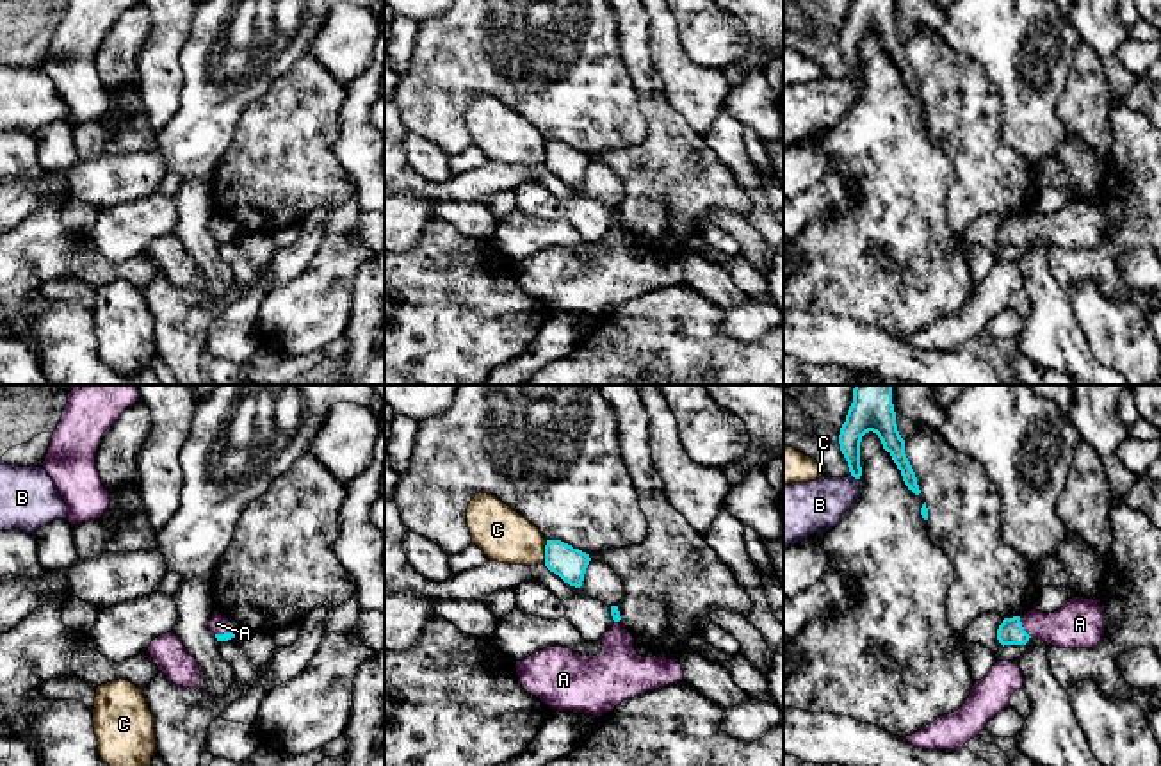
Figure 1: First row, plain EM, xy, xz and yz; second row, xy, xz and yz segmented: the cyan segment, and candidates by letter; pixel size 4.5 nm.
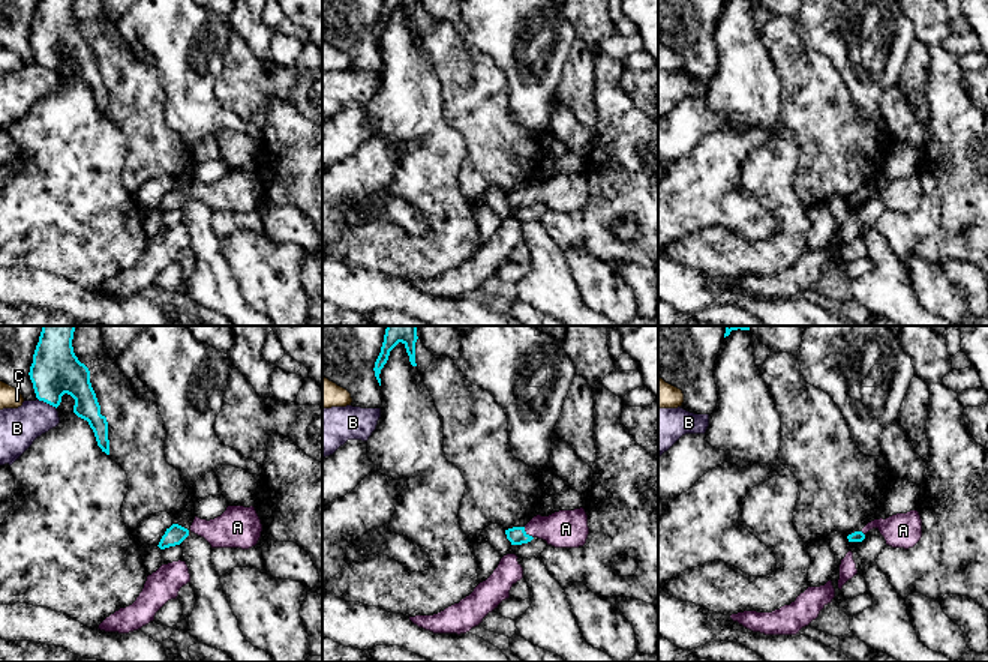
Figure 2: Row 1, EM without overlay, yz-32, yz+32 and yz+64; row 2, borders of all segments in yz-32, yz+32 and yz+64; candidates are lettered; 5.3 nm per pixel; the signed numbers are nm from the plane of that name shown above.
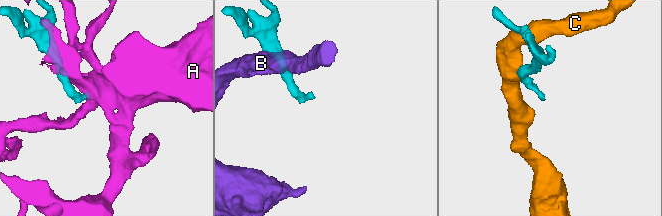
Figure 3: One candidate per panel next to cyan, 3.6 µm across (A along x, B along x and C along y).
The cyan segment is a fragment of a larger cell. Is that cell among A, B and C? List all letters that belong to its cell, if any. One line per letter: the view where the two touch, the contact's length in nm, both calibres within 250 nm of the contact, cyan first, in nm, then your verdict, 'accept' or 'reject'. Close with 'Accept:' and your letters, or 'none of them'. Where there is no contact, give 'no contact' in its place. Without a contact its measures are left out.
A: contact in yz; length 100 nm; calibres 110 and 220 nm; accept
B: contact in yz; length 40 nm; calibres 120 and 220 nm; reject
C: contact in xz; length 110 nm; calibres 150 and 240 nm; reject
Accept: A

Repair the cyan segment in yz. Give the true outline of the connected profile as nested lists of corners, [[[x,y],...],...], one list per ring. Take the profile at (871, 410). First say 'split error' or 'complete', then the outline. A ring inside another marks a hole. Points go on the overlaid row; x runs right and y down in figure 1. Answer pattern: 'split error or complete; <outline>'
complete; [[[855,385],[853,403],[848,410],[846,422],[840,428],[839,444],[848,461],[849,472],[860,479],[860,442],[869,431],[876,433],[883,449],[892,456],[901,470],[903,481],[915,495],[921,493],[915,472],[905,454],[905,440],[896,424],[892,404],[894,385]]]

